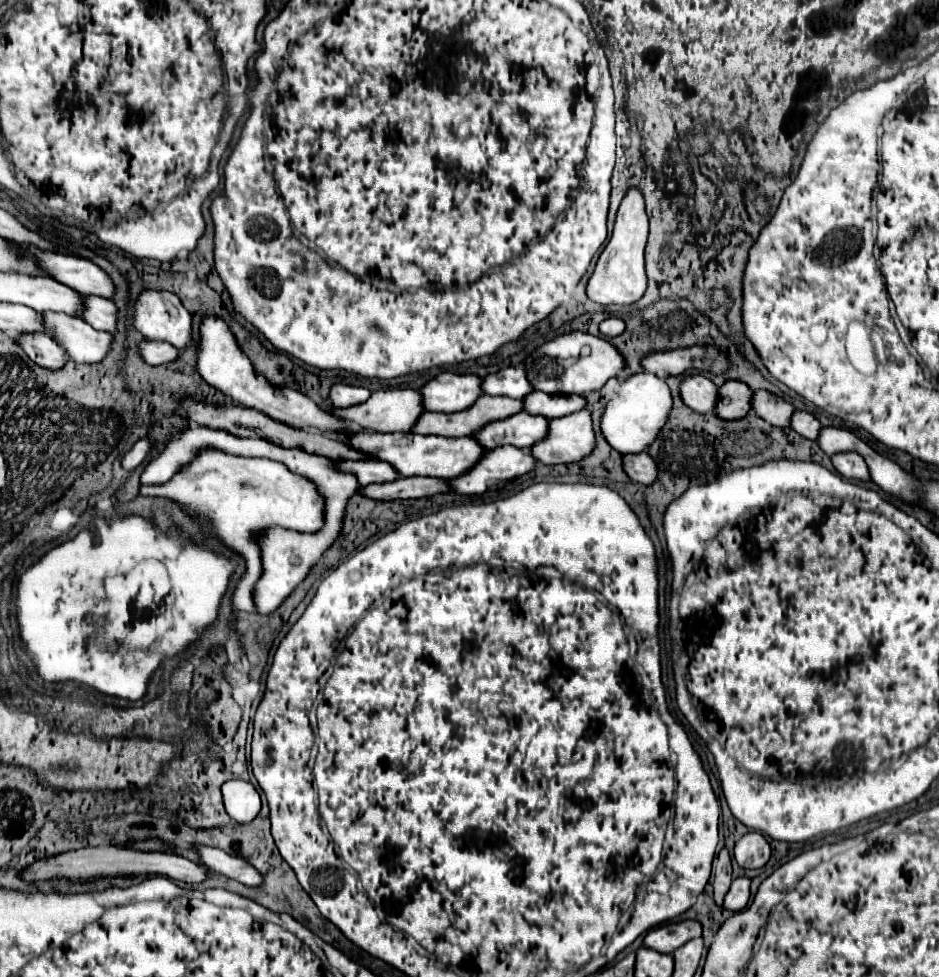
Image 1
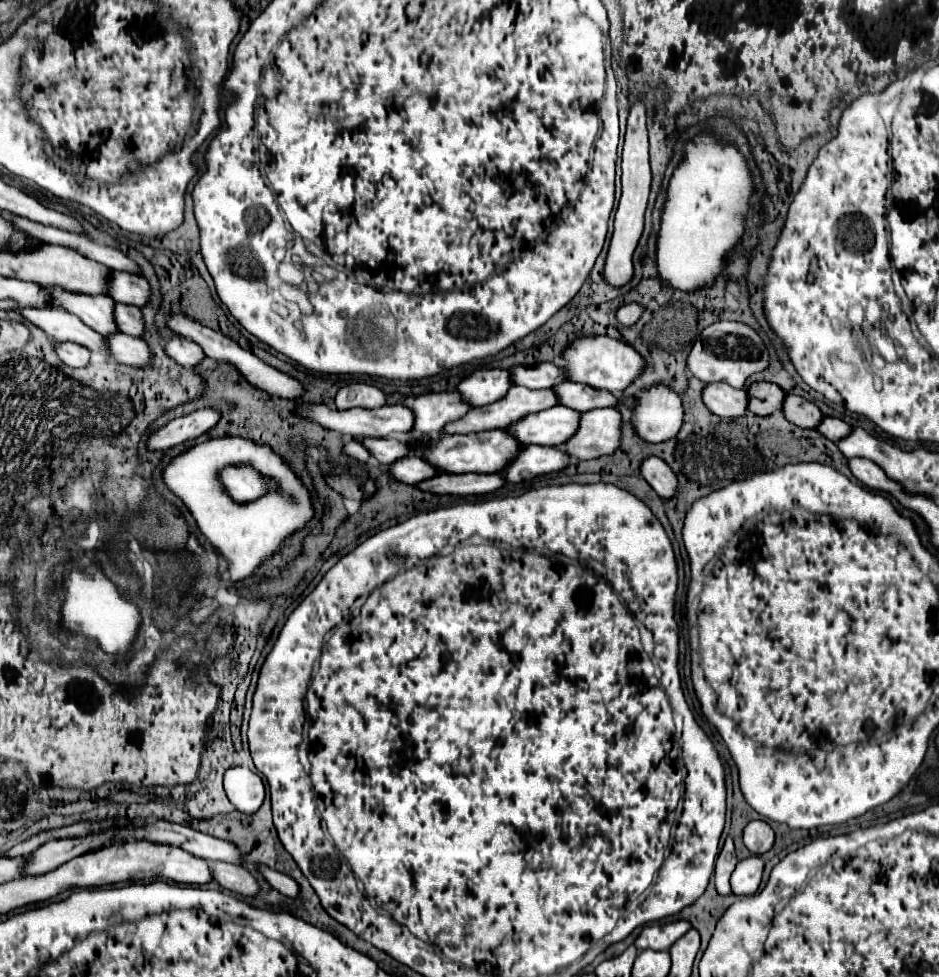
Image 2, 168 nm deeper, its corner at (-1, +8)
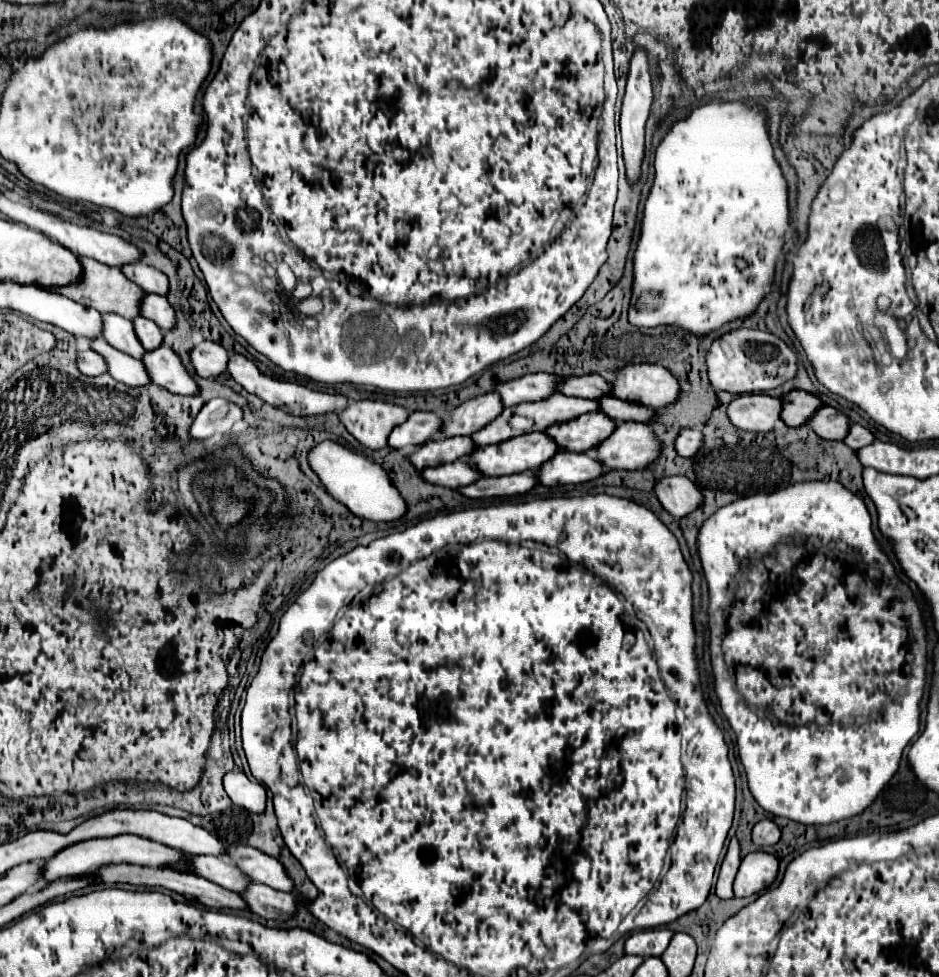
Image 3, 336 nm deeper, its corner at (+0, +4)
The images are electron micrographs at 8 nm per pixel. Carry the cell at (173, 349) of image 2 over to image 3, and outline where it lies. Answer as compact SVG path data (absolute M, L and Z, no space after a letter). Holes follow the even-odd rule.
M204 340L190 350L190 362L192 362L198 376L202 376L202 378L212 376L214 378L226 370L228 352L220 344Z

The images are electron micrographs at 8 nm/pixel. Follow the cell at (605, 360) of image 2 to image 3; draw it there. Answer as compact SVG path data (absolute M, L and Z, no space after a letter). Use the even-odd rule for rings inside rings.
M628 364L612 372L610 394L644 406L666 406L678 398L678 380L658 364Z

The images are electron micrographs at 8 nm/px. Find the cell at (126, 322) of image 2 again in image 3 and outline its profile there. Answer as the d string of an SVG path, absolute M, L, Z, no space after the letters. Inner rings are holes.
M136 316L132 320L132 326L134 326L134 332L136 332L140 344L146 350L154 350L162 344L162 330L152 320L148 320L144 316Z

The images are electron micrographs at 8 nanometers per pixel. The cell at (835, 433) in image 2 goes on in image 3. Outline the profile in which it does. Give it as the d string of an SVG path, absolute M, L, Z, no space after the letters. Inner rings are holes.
M850 424L850 430L846 434L846 438L842 440L846 446L850 446L852 450L858 450L858 448L864 448L866 444L872 444L874 436L860 424Z

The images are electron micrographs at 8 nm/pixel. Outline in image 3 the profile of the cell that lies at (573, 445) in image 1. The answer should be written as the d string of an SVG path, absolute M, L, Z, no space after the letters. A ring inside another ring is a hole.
M618 422L614 432L592 450L592 456L598 458L606 470L636 470L654 462L658 452L660 444L648 424Z

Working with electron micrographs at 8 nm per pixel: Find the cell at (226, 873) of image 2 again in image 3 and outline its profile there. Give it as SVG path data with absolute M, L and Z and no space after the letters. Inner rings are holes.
M248 882L240 896L250 912L266 920L288 920L296 910L296 898L292 892L280 892L258 882Z

